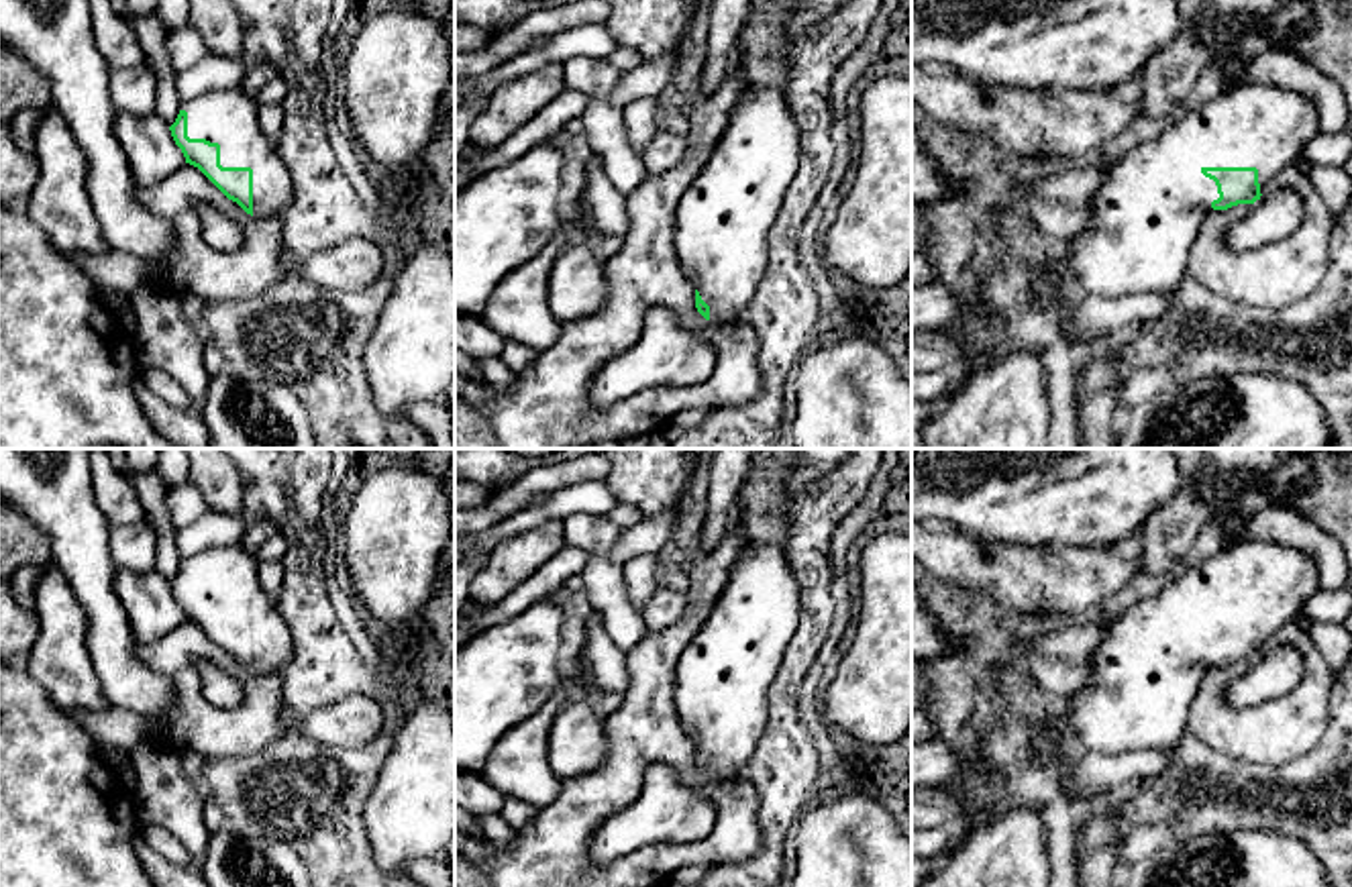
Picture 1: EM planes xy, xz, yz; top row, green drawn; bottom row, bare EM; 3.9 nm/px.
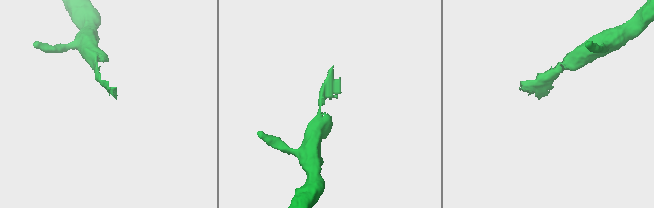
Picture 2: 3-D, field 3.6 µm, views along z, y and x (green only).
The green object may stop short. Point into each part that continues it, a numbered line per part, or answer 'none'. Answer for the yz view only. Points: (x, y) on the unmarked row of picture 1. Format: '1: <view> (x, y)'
1: yz (1153, 659)

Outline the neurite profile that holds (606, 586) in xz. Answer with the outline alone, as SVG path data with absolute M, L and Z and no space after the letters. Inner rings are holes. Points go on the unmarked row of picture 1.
M575 514L565 520L565 544L591 555L587 593L608 636L624 655L646 634L642 614L630 604L624 569L608 557L626 532L628 528L616 526L604 516Z

